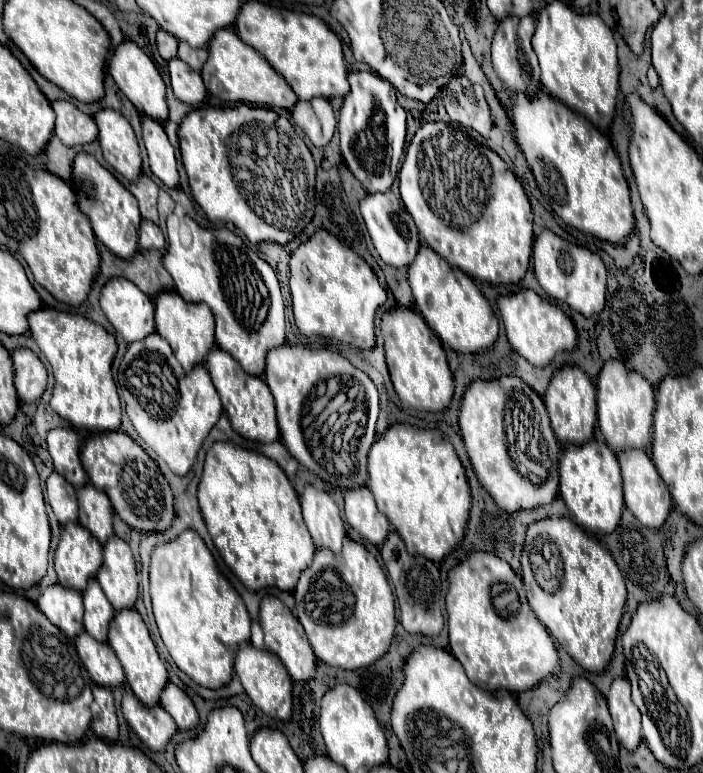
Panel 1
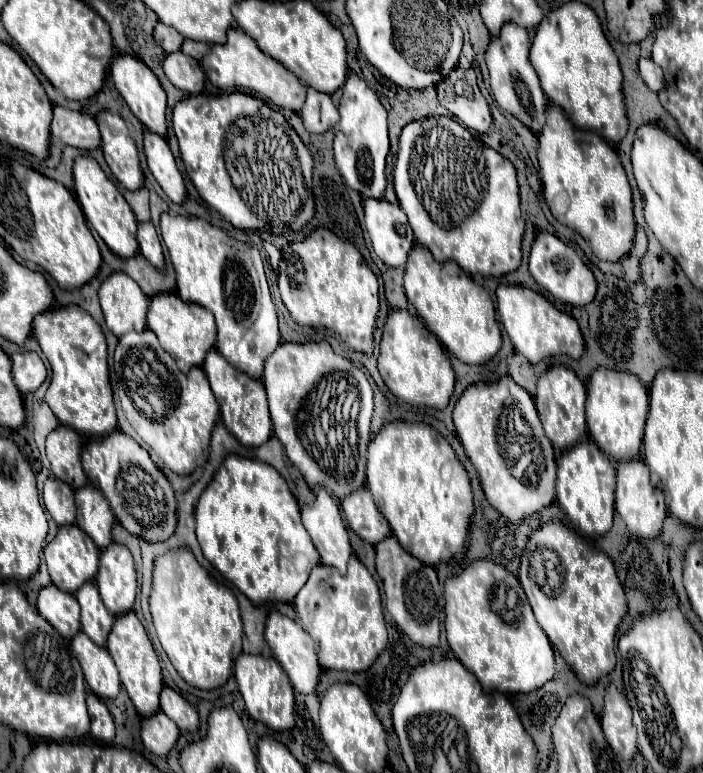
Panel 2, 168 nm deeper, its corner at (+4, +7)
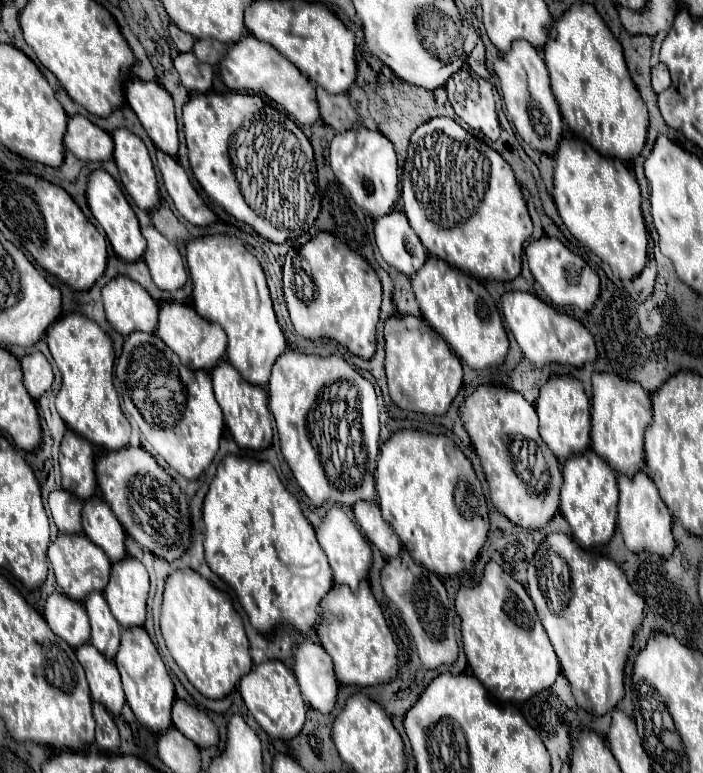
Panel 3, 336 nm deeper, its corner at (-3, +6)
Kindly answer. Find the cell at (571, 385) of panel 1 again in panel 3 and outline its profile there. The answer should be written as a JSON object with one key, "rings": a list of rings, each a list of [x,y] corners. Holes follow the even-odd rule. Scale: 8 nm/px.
{"rings":[[[552,377],[540,387],[536,401],[536,413],[540,419],[538,431],[548,449],[560,459],[580,455],[588,451],[590,445],[590,401],[584,393],[584,387],[574,377]]]}

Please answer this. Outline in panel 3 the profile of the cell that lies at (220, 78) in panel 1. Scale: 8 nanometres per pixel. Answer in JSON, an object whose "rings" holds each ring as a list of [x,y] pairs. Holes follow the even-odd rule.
{"rings":[[[254,35],[242,37],[238,43],[234,43],[226,57],[218,65],[220,75],[224,83],[230,89],[236,91],[246,91],[246,93],[256,93],[264,95],[276,105],[282,105],[298,123],[302,125],[316,125],[320,123],[320,109],[316,101],[316,89],[308,81],[306,75],[302,75],[286,57],[282,57],[272,45],[258,41]]]}

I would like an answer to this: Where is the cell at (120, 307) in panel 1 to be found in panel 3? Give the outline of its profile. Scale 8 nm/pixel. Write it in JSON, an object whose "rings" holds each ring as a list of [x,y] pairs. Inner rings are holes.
{"rings":[[[114,277],[102,289],[108,323],[124,337],[134,331],[152,333],[158,321],[158,303],[128,277]]]}

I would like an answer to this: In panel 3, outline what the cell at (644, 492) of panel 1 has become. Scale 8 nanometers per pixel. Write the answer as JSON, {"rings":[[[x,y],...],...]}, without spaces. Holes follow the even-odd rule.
{"rings":[[[638,471],[632,479],[618,475],[618,489],[620,489],[620,501],[618,501],[618,529],[622,531],[624,543],[630,551],[640,553],[656,553],[662,559],[670,557],[674,551],[674,537],[672,537],[672,515],[668,507],[664,505],[658,489],[650,481],[650,477],[642,471]]]}

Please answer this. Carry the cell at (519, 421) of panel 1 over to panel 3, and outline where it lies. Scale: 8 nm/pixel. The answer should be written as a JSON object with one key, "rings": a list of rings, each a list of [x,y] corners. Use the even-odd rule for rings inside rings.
{"rings":[[[482,385],[466,397],[462,405],[462,419],[470,433],[474,451],[482,461],[494,507],[518,527],[542,529],[558,513],[562,473],[558,459],[550,453],[550,449],[546,449],[546,443],[538,443],[536,409],[516,391]],[[510,449],[528,449],[528,463],[524,471],[518,469],[518,461],[512,461]]]}

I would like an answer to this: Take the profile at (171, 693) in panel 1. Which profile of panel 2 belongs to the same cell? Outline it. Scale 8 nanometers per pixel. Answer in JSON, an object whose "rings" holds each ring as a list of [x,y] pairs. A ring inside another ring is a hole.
{"rings":[[[169,686],[161,690],[161,710],[179,726],[179,730],[195,732],[199,726],[197,710]]]}

